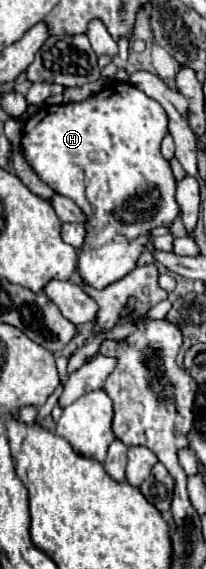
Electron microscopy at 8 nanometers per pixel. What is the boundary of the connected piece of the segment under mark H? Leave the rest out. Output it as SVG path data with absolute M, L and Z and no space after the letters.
M112 81L108 87L104 87L100 93L80 101L80 103L62 103L62 105L46 105L42 107L36 115L32 115L26 123L24 123L24 129L22 129L22 153L24 153L24 159L28 161L28 165L36 171L36 175L48 185L52 187L58 195L64 195L68 199L72 199L88 217L86 221L86 241L84 245L80 247L80 253L78 253L78 275L82 277L84 283L88 283L90 287L94 289L104 289L116 281L120 281L124 275L128 275L134 267L136 267L136 261L140 257L140 253L144 251L144 245L150 241L150 231L154 227L160 227L160 225L170 225L180 209L178 209L178 203L176 203L176 197L174 197L174 191L176 191L176 181L172 177L172 169L170 169L170 163L162 157L160 153L160 143L164 139L164 135L168 135L168 115L166 111L162 109L162 105L154 99L150 99L146 93L142 93L140 89L136 89L134 85L130 83L120 83L120 81Z

